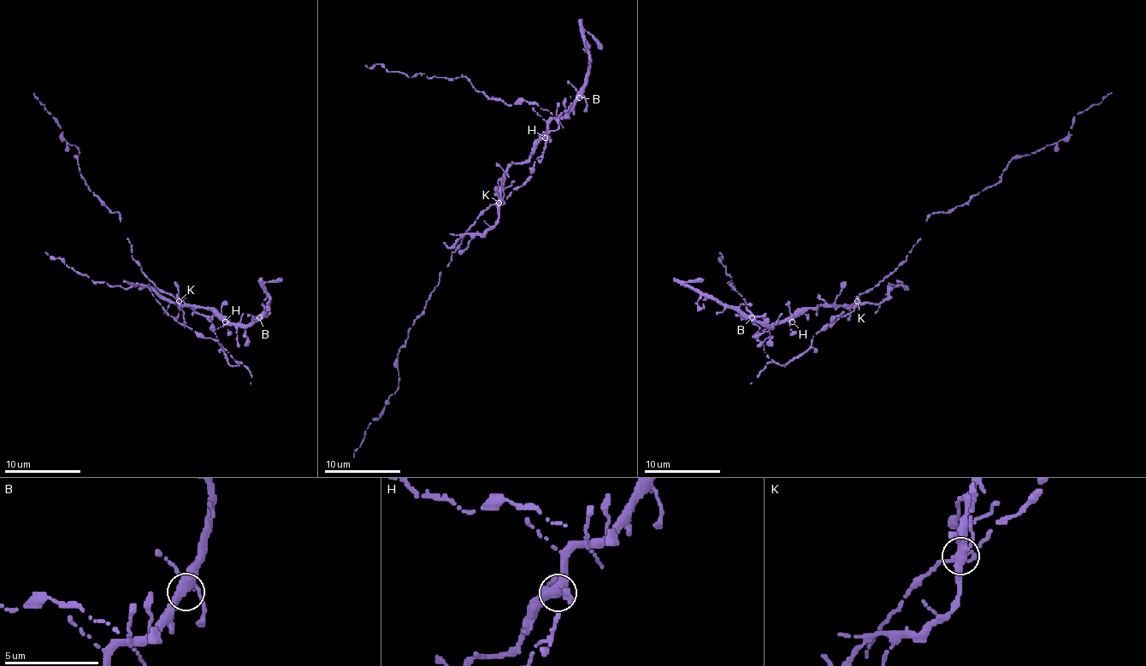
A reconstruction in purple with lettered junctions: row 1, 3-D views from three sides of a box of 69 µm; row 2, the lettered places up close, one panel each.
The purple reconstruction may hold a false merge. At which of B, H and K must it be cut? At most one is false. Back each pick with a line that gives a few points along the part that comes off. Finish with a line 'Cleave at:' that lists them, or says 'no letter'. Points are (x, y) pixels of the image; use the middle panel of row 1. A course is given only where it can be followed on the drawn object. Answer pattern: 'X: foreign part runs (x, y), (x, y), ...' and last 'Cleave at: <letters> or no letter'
Cleave at: no letter

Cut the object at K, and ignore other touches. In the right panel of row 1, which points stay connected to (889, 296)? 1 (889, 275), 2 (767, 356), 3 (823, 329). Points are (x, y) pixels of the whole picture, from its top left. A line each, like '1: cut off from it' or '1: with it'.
1: cut off from it
2: cut off from it
3: cut off from it

